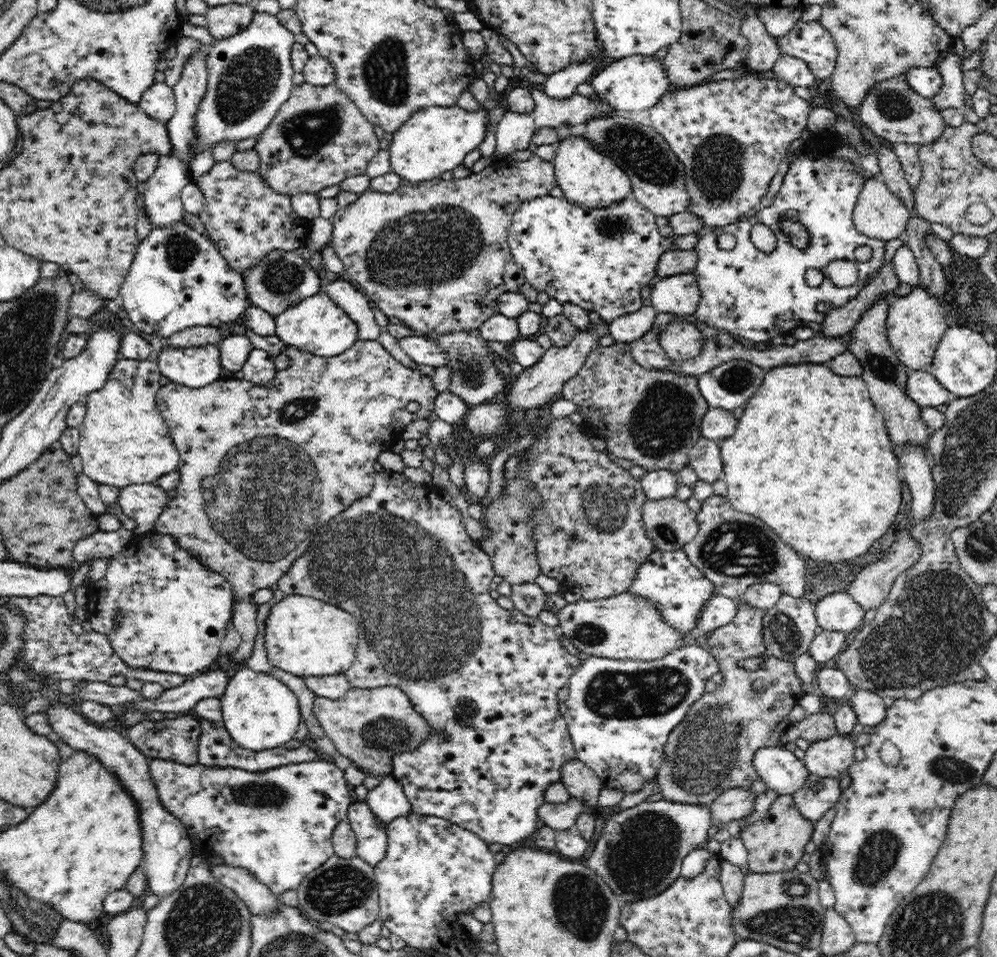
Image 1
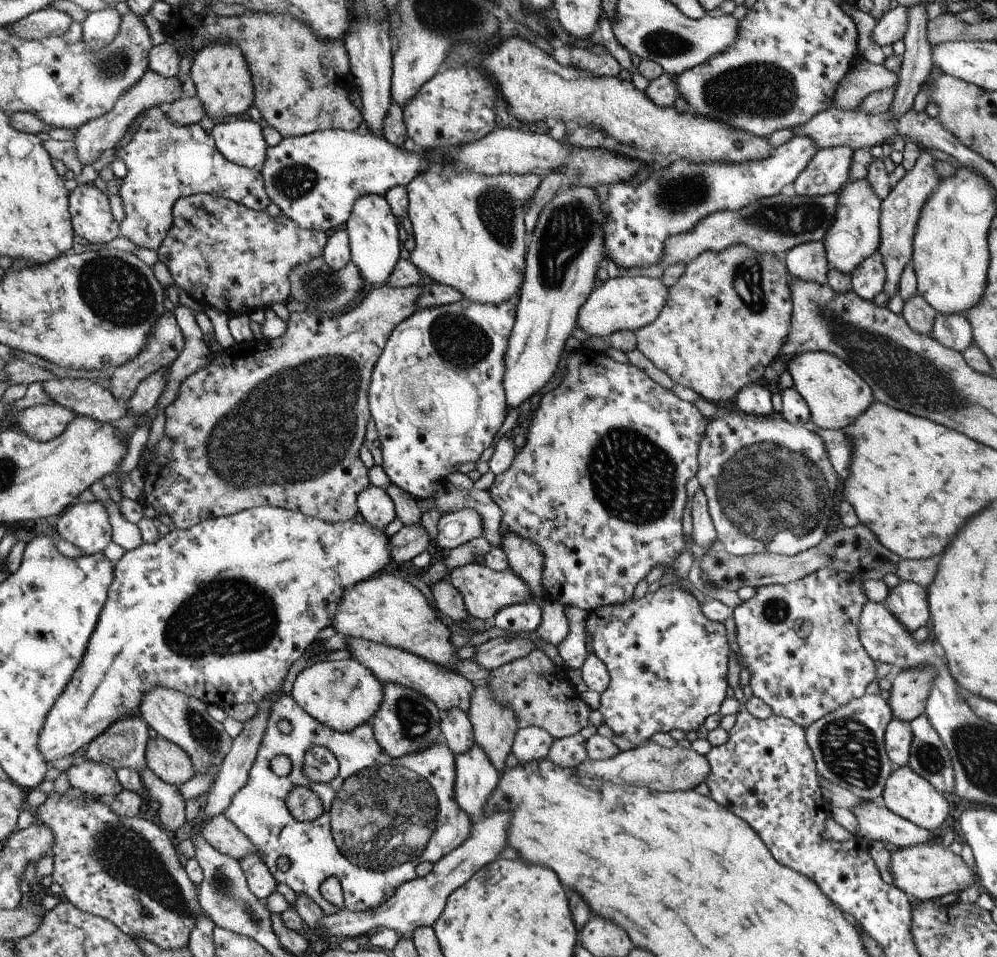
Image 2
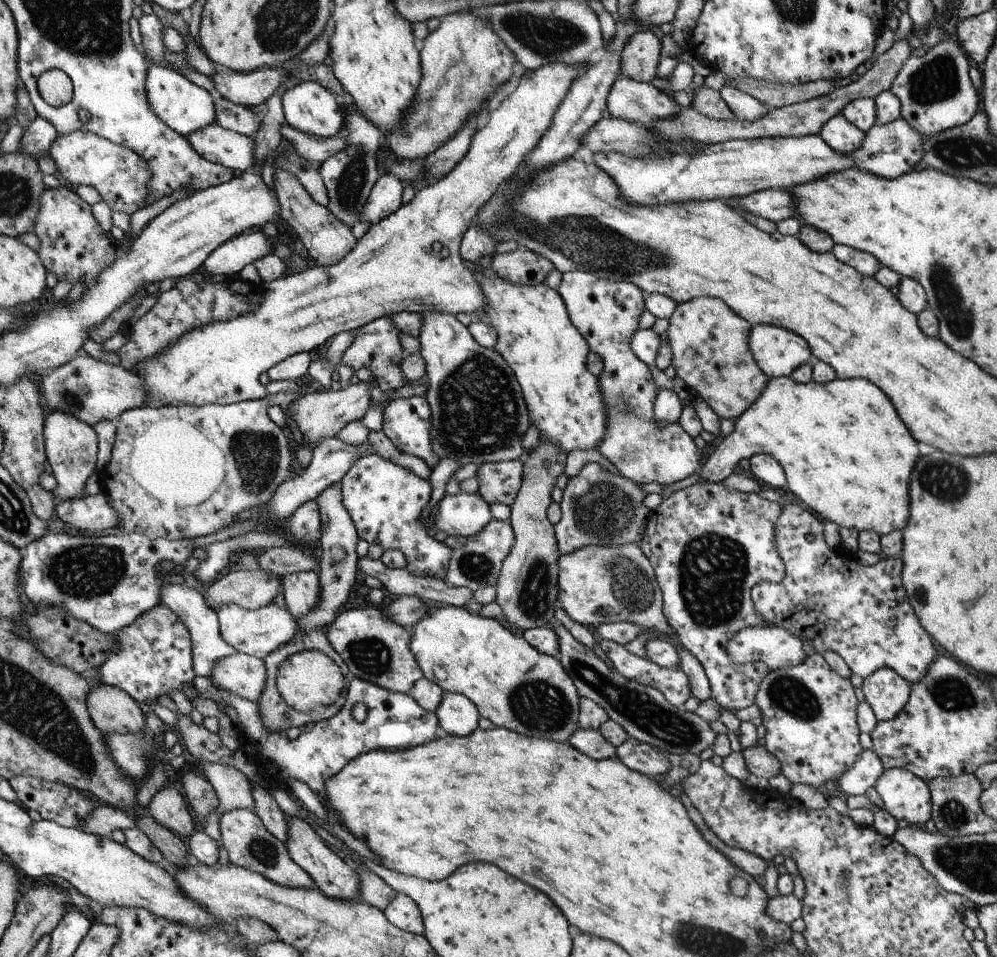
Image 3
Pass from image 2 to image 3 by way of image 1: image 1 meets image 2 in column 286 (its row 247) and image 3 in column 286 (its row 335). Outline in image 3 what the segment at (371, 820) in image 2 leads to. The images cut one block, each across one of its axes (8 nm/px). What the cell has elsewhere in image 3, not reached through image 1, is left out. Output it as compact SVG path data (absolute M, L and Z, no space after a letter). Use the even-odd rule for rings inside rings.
M356 676L348 686L346 702L338 714L334 714L328 720L315 722L310 727L295 733L284 732L284 730L268 732L268 728L260 718L257 702L244 700L226 690L218 690L218 692L228 706L236 708L238 726L242 728L244 734L244 742L241 742L240 749L252 758L256 765L266 765L264 770L268 772L270 780L266 780L264 776L259 777L262 786L272 791L282 782L286 783L287 778L300 780L317 794L320 802L326 806L325 810L330 812L330 816L336 814L326 800L326 790L324 790L326 780L340 773L345 765L354 761L354 758L376 750L408 750L418 744L426 744L434 740L438 734L439 722L436 713L424 710L412 695L390 692L378 684L372 684ZM360 702L367 707L363 722L358 722L352 716L352 708Z

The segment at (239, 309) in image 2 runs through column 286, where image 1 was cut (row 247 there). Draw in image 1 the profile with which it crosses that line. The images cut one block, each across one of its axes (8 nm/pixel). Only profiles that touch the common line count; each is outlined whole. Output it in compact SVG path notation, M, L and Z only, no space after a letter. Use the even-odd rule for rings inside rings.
M230 160L222 161L221 163L214 163L212 168L198 177L195 183L206 197L206 204L199 214L199 218L222 257L240 276L246 276L246 272L250 272L250 268L258 266L262 262L262 258L266 258L270 252L301 251L306 246L311 221L298 216L293 211L291 197L274 192L274 189L265 183L258 170L246 172L245 169L236 168Z

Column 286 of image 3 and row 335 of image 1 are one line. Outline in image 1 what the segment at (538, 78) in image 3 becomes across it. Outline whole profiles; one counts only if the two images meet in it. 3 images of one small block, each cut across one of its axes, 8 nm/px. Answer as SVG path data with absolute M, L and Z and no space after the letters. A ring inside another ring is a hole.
M322 291L278 314L275 317L275 335L287 347L295 346L302 352L324 357L342 354L359 339L356 323Z

